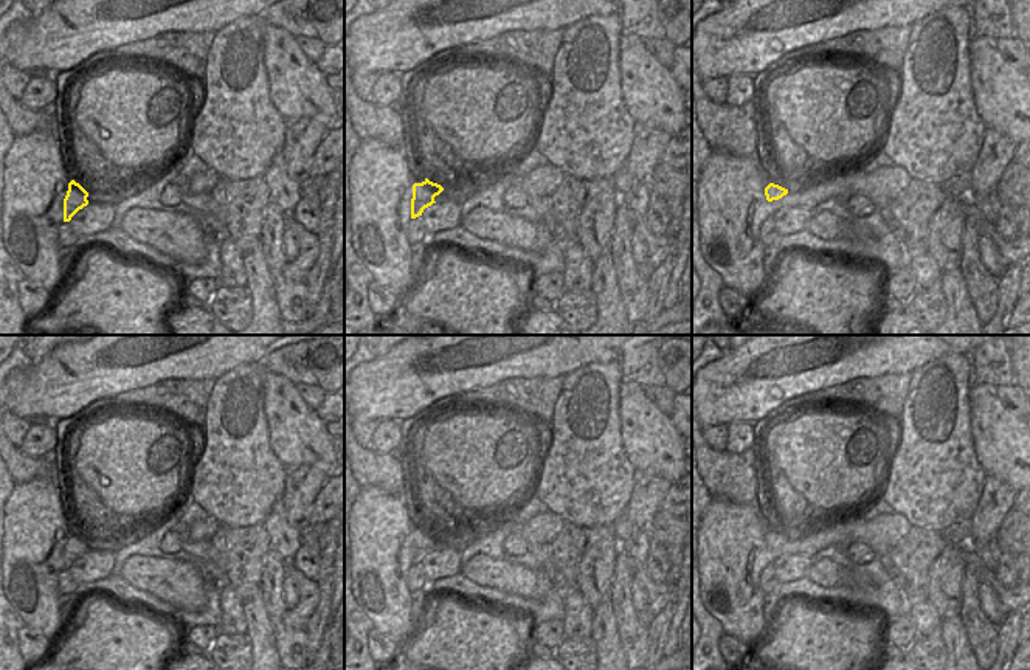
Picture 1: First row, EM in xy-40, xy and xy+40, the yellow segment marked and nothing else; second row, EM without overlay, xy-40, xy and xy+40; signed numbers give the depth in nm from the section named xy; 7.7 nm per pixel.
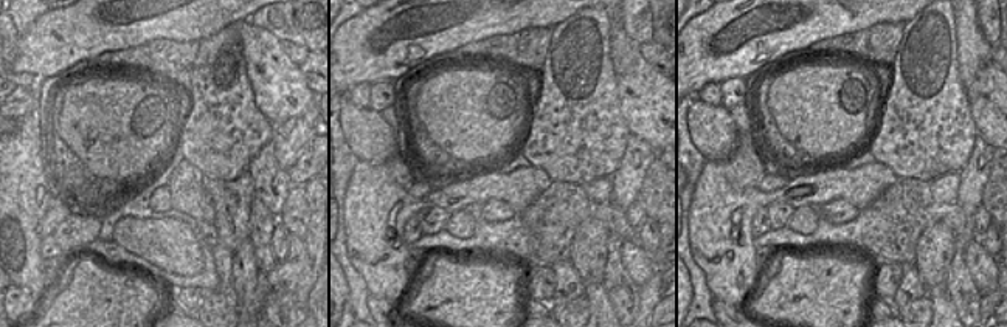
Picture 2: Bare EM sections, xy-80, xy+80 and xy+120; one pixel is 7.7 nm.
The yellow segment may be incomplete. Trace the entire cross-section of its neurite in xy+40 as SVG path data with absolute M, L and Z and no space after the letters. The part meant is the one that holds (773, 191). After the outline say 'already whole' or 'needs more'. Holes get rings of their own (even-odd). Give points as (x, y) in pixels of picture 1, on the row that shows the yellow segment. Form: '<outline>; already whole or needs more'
M779 172L774 180L765 188L768 202L779 200L788 194L788 189L794 186L796 178L790 172Z; needs more

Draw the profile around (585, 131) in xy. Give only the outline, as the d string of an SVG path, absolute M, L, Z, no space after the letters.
M619 14L589 16L563 28L554 70L548 74L549 96L532 147L565 175L582 181L613 178L625 166L634 140L636 123L622 99L620 34Z

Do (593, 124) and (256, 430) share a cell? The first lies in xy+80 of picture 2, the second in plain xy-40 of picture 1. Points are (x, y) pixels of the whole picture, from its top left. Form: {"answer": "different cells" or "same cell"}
{"answer": "same cell"}

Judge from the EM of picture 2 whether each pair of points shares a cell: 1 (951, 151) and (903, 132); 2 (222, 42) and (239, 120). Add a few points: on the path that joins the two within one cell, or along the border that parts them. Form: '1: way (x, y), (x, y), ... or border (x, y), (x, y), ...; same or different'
1: way (939, 140), (930, 132), (916, 132); same
2: way (214, 61), (211, 79), (219, 89), (221, 101); same

